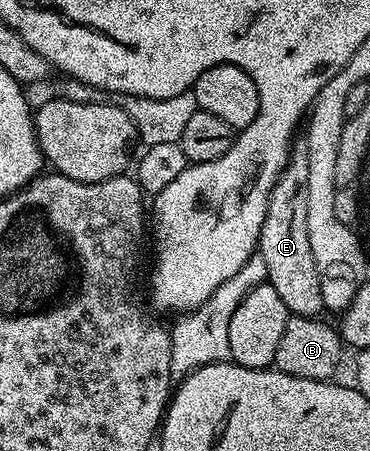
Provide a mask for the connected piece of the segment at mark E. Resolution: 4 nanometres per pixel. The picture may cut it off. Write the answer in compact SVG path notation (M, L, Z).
M297 142L291 148L288 163L280 170L276 184L268 192L268 208L262 221L258 254L266 261L268 283L276 290L278 297L286 304L286 309L294 315L319 316L324 311L322 285L318 285L318 265L314 265L314 253L310 249L310 236L306 233L306 177L310 174L310 165L306 161L306 145Z

